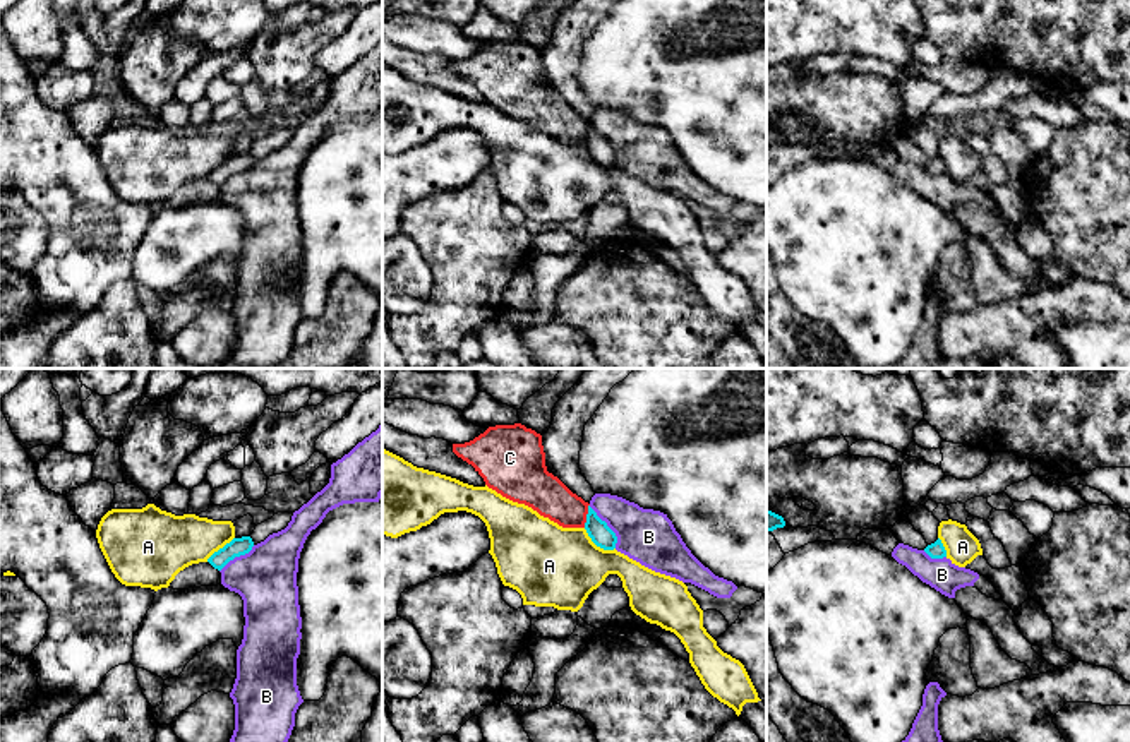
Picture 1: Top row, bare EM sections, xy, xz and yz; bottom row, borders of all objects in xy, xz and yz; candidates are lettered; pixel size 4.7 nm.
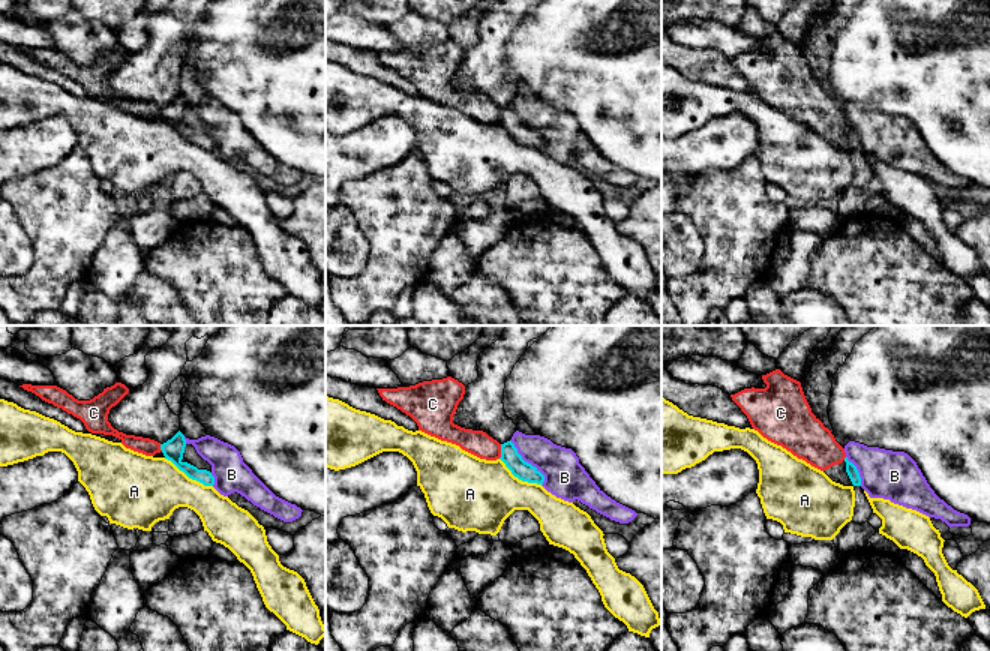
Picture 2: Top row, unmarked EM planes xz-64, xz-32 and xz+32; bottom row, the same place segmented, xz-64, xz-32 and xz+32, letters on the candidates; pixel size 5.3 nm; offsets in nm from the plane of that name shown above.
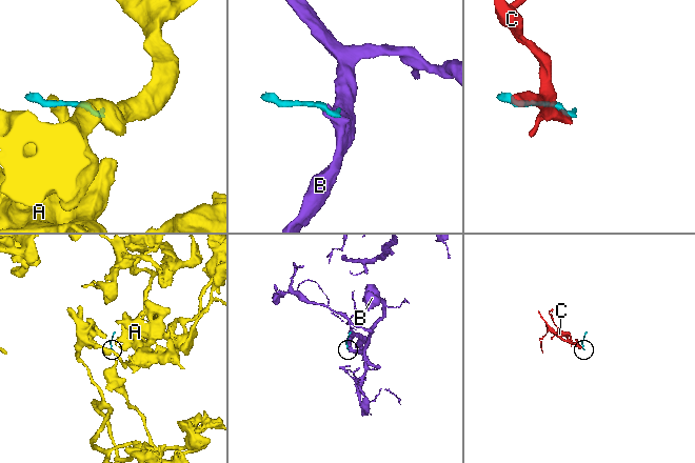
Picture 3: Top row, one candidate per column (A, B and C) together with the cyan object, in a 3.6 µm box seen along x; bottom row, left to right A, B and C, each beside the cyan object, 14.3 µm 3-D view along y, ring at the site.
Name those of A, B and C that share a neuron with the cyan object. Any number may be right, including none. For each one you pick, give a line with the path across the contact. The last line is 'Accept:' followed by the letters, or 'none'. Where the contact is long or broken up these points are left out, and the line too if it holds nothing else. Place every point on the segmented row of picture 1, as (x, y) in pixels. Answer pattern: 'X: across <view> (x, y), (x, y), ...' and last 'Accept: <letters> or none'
Accept: none

